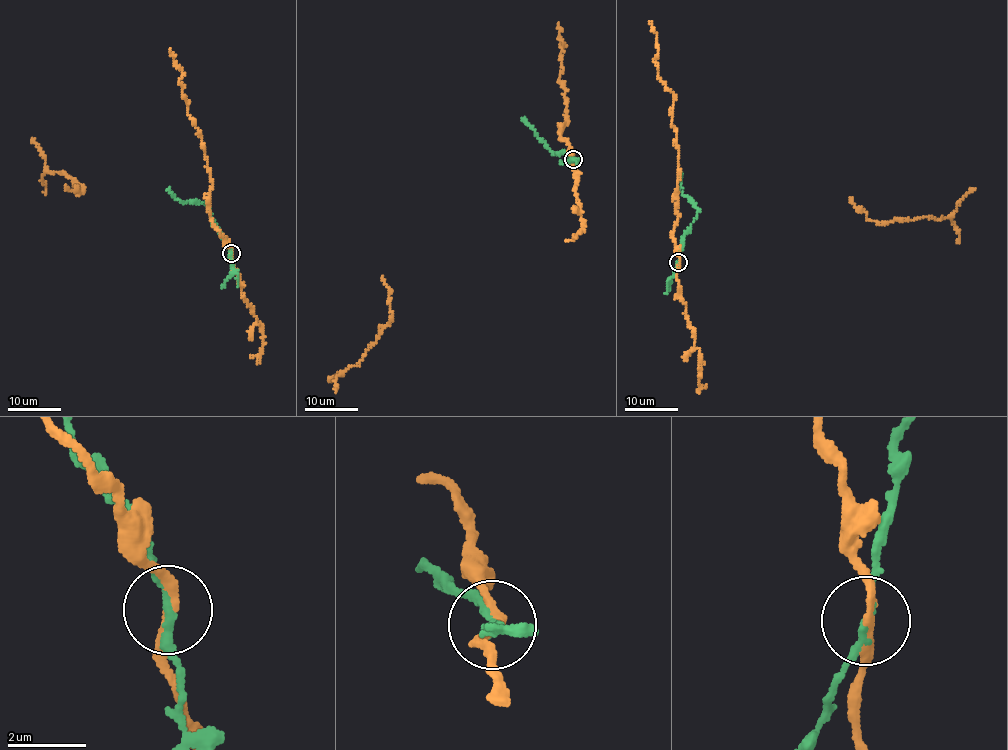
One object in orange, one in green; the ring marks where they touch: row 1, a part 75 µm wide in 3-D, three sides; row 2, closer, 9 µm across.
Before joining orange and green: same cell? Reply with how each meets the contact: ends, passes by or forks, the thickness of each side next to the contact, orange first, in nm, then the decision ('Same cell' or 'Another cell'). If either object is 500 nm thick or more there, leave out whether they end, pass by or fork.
At the ring orange passes by. At the ring green passes by. Thickness 200 nm (orange) against 180 nm. Another cell

